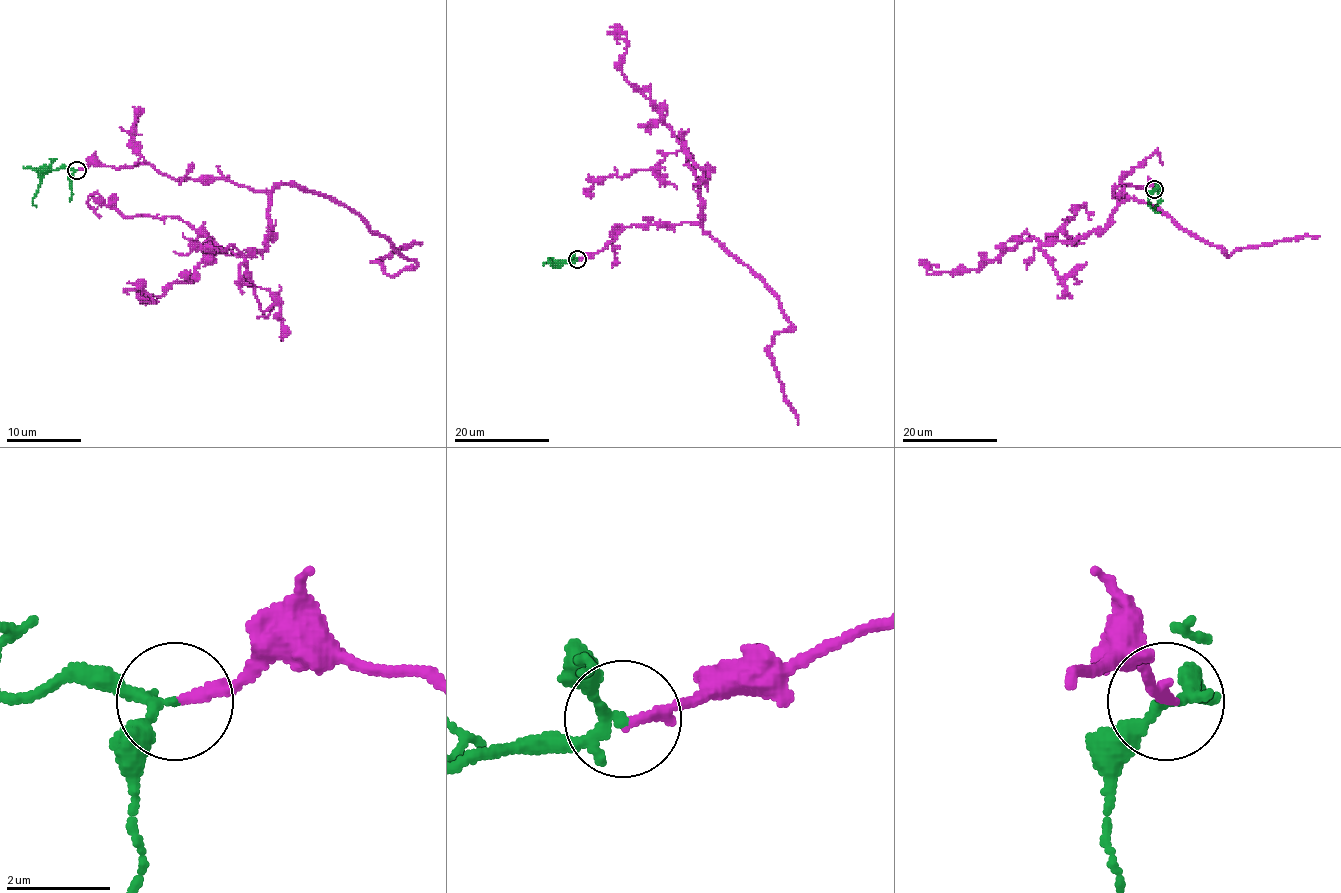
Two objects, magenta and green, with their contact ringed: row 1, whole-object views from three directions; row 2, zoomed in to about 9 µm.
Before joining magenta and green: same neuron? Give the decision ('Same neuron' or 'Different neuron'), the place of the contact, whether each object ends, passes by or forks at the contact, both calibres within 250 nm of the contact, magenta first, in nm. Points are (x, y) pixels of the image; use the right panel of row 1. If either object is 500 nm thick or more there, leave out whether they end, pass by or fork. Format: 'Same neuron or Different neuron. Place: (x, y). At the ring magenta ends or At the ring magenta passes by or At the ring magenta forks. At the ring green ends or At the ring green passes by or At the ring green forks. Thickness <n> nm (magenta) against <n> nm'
Same neuron. Place: (1154, 189). At the ring magenta ends. At the ring green passes by. Thickness 190 nm (magenta) against 190 nm

